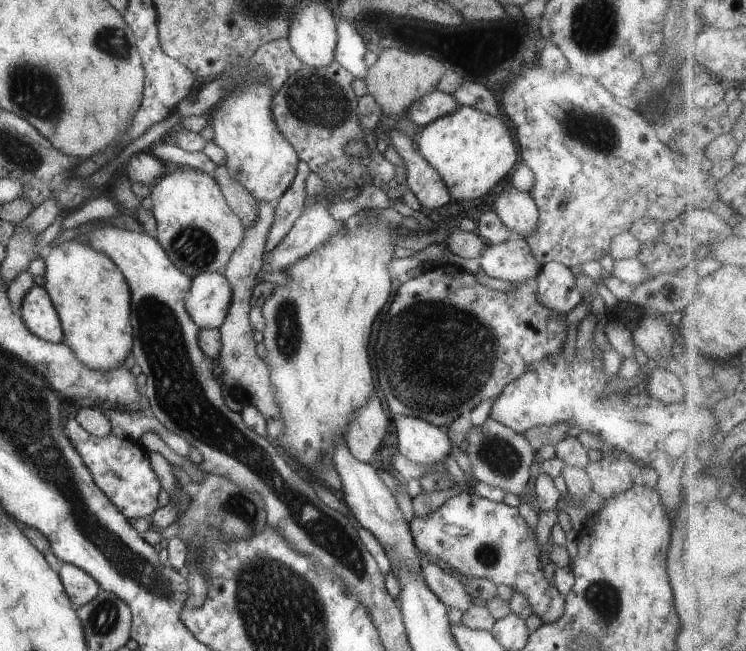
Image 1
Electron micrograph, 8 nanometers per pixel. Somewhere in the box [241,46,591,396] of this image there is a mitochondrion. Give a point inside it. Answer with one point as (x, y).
(316, 101)

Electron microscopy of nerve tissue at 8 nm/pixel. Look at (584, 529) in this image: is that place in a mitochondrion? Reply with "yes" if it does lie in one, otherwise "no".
no

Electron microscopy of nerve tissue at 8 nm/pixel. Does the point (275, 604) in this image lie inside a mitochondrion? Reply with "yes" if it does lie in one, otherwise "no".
yes

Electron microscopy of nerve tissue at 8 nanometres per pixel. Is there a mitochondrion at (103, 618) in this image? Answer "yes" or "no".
yes

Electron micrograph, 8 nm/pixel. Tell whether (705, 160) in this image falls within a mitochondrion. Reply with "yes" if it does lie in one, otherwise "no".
no

